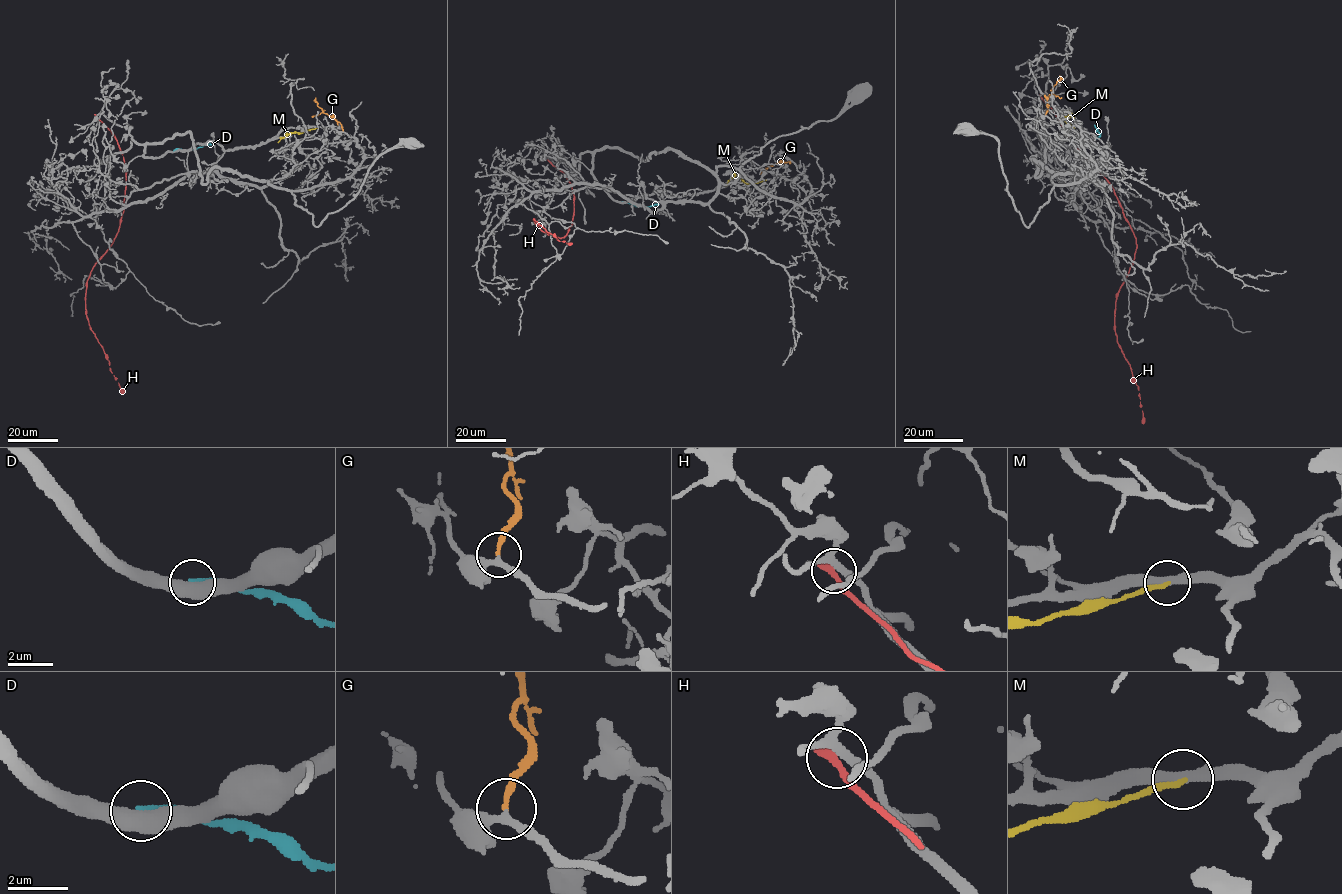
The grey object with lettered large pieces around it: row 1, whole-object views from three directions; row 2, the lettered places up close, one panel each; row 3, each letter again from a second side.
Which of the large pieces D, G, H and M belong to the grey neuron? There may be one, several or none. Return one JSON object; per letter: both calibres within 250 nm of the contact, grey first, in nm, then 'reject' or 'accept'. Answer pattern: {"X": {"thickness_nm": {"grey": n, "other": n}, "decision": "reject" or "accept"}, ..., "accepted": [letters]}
{"D": {"thickness_nm": {"grey": 550, "other": 200}, "decision": "reject"}, "G": {"thickness_nm": {"grey": 240, "other": 200}, "decision": "accept"}, "H": {"thickness_nm": {"grey": 240, "other": 320}, "decision": "reject"}, "M": {"thickness_nm": {"grey": 360, "other": 170}, "decision": "reject"}, "accepted": ["G"]}

